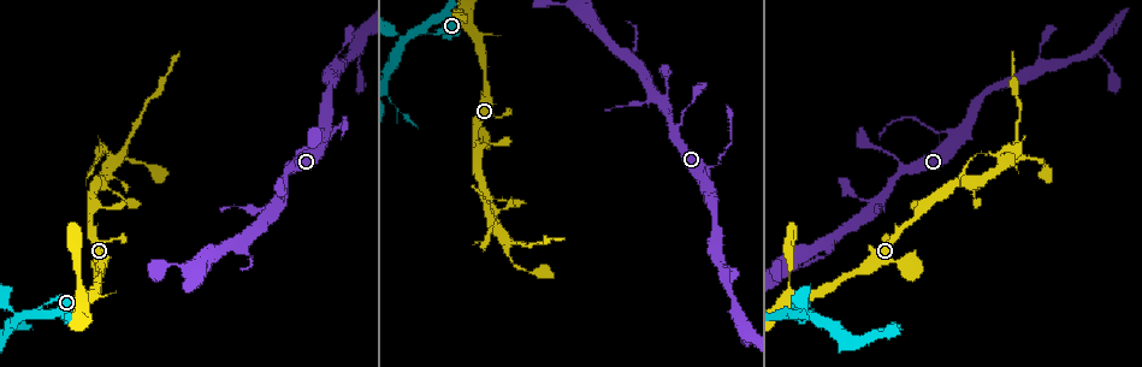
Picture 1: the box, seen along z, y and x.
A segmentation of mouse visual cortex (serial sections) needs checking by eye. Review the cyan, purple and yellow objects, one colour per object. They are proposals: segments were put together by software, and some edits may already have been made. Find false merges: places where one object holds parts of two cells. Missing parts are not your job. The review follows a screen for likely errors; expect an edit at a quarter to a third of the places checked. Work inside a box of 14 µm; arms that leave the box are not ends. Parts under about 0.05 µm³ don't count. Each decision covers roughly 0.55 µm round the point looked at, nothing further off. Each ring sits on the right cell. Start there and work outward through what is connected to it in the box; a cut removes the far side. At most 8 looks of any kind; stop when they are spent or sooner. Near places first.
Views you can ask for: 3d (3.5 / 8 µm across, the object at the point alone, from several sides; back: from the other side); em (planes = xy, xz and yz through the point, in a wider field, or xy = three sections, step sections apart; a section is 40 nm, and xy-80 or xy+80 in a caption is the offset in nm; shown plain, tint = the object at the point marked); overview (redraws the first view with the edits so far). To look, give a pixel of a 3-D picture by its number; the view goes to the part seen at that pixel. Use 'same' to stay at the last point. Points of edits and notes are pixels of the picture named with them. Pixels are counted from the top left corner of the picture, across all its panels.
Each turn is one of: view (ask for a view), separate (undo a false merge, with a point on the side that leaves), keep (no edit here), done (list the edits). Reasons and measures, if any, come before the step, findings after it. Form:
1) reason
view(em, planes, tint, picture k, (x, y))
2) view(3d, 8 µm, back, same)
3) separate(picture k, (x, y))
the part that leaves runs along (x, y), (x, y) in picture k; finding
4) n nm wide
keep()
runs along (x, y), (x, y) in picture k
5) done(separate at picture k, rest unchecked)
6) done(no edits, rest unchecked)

thick turns thin
view(3d, 3.5 µm, back, picture 1, (331, 138))

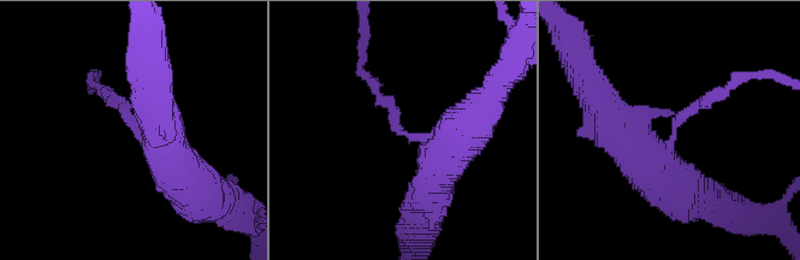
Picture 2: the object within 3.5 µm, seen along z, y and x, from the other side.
view(em, xy, step 5, tint, picture 2, (407, 134))

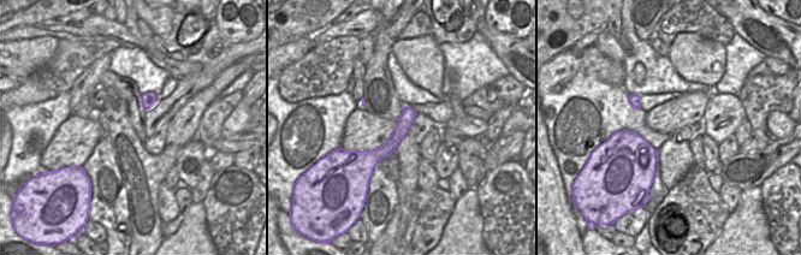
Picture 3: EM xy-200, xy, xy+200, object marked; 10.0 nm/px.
separate(picture 2, (396, 113))
a second cell is stuck on

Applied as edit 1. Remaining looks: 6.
four arms meet
view(3d, 3.5 µm, picture 1, (1012, 156))

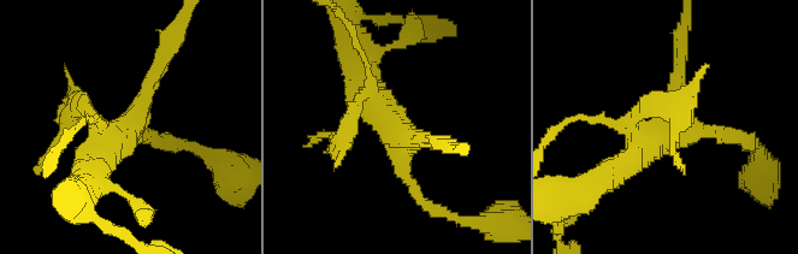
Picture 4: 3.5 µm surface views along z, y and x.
4 arms; arms of 150, 200, 200, 350 nm; now the EM
view(em, planes, tint, picture 4, (130, 123))

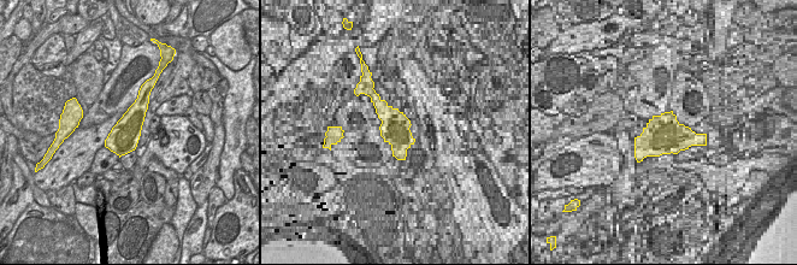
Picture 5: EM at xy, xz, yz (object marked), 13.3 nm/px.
400 nm wide
separate(picture 4, (61, 134))
the part that leaves runs along (100, 129), (78, 104), (48, 152) in picture 4; a second cell is stuck on

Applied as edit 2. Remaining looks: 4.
redraw
view(overview)

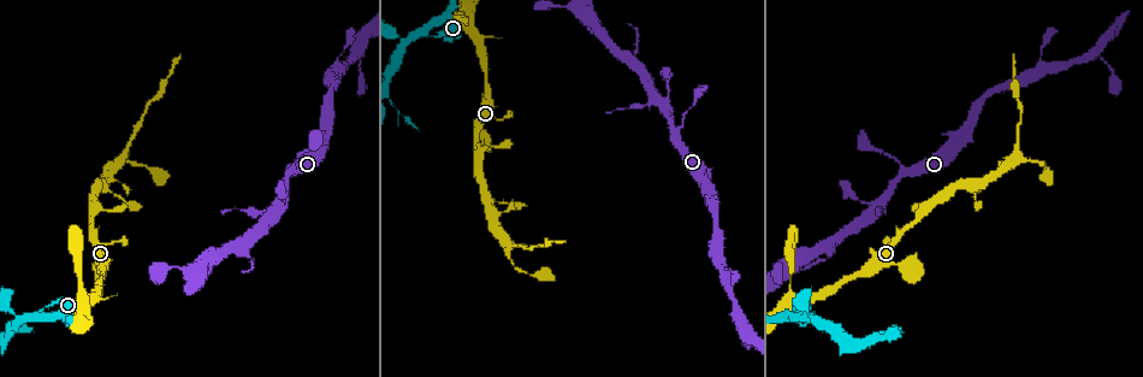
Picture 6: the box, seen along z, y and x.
narrows sharply
view(3d, 8 µm, picture 6, (420, 34))

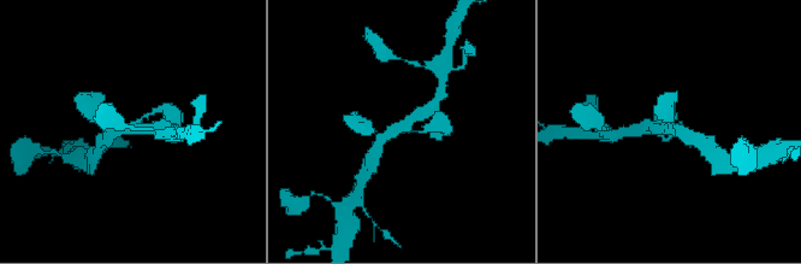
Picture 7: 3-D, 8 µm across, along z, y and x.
view(3d, 3.5 µm, picture 7, (671, 124))

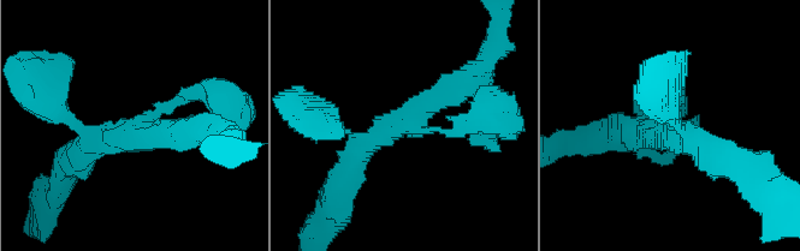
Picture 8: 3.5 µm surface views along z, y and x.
3 arms; arms of 200, 350, 350 nm
view(em, planes, tint, picture 8, (141, 128))

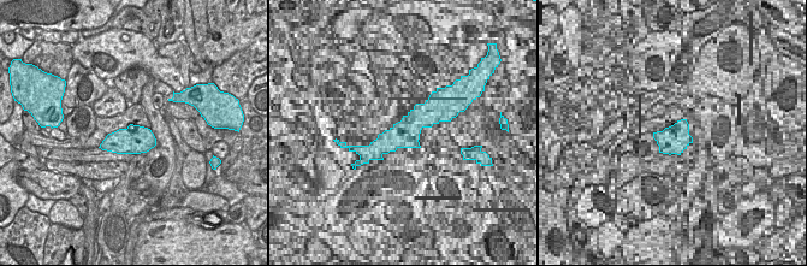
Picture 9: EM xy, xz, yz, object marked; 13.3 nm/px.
380 nm wide
keep()
runs along (206, 94), (83, 153) in picture 8; all the same cell

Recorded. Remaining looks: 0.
done(separate at picture 2, separate at picture 4, rest unchecked)

